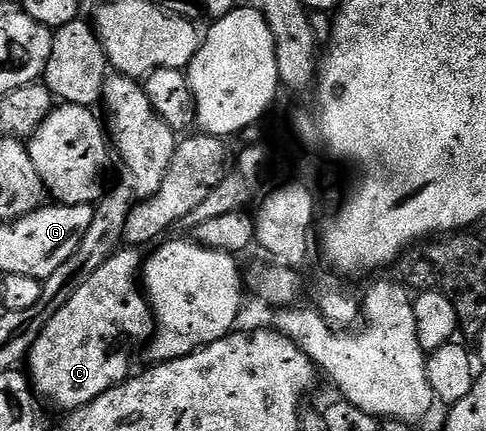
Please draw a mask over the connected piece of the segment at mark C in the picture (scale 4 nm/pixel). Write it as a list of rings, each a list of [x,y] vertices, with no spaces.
[[[120,248],[111,254],[107,262],[58,308],[54,320],[46,324],[46,328],[34,340],[26,359],[27,377],[37,395],[40,394],[48,402],[53,402],[63,412],[71,412],[90,404],[90,400],[98,400],[121,382],[127,382],[132,370],[132,357],[136,349],[145,340],[151,339],[154,333],[154,315],[152,306],[148,303],[146,294],[138,279],[141,277],[142,255],[136,248]]]

